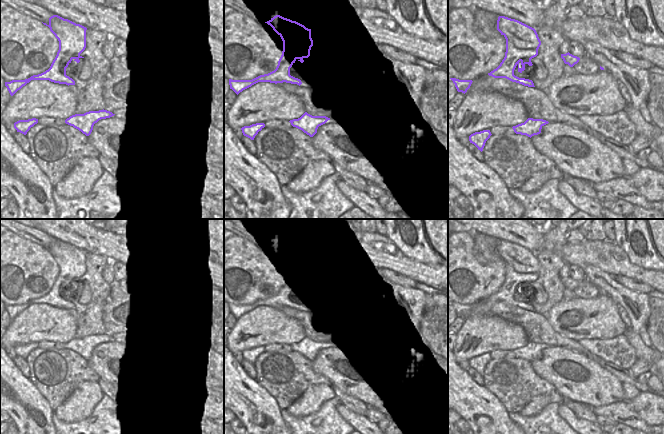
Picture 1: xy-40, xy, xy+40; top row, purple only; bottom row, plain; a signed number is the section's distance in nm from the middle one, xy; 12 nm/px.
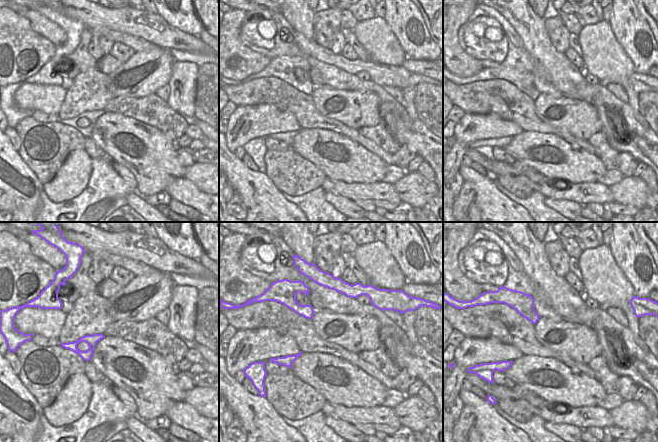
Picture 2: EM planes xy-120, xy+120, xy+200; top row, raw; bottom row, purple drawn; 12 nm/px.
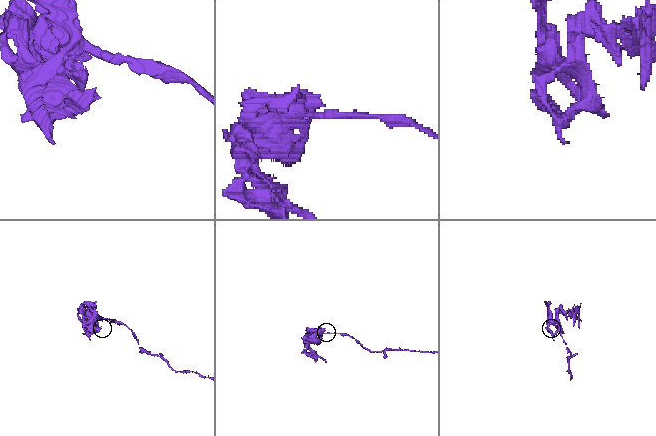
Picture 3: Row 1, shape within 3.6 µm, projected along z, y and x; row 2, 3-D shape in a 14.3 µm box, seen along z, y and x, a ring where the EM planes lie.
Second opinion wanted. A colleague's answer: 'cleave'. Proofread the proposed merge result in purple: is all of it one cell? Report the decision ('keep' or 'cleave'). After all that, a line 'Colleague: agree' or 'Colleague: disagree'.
cleave
Colleague: agree

